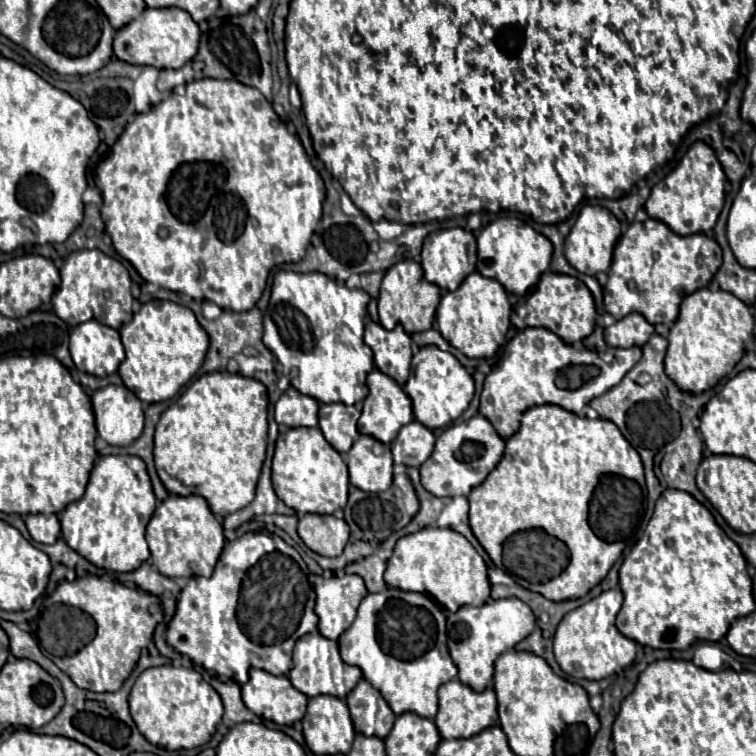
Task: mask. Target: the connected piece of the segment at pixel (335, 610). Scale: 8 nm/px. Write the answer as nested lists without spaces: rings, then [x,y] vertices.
[[[344,575],[330,577],[316,587],[316,615],[318,629],[326,639],[338,639],[354,621],[356,609],[366,597],[366,587],[360,577]]]

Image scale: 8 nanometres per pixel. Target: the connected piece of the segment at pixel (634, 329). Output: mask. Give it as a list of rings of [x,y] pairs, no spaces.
[[[630,313],[614,325],[606,327],[604,339],[610,347],[642,347],[652,333],[654,327],[640,313]]]

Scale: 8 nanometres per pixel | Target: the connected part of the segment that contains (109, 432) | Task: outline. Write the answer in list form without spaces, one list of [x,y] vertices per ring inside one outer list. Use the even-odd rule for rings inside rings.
[[[108,385],[94,391],[92,409],[98,435],[110,445],[126,447],[144,429],[142,403],[126,387]]]

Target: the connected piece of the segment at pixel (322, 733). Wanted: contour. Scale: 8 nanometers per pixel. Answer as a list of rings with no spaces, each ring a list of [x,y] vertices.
[[[318,695],[308,701],[302,727],[304,741],[314,755],[346,755],[356,735],[348,705],[330,695]]]

